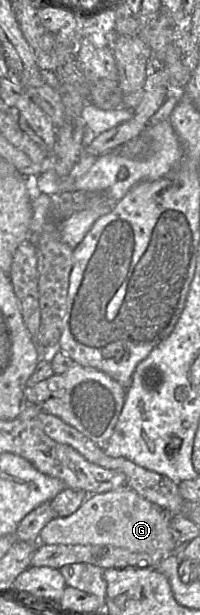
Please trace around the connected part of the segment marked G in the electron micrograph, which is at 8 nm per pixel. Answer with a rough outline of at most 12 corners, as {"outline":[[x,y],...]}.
{"outline":[[132,489],[86,492],[38,544],[177,549],[172,515]]}

